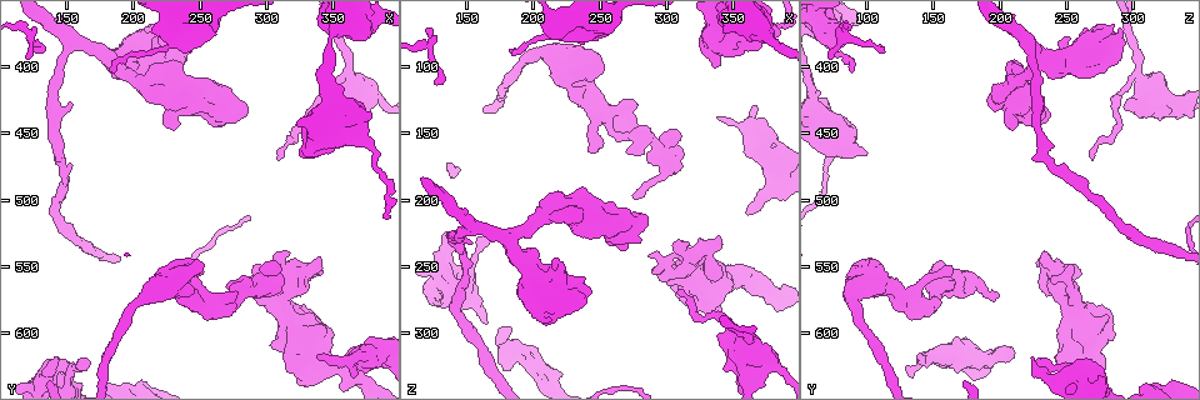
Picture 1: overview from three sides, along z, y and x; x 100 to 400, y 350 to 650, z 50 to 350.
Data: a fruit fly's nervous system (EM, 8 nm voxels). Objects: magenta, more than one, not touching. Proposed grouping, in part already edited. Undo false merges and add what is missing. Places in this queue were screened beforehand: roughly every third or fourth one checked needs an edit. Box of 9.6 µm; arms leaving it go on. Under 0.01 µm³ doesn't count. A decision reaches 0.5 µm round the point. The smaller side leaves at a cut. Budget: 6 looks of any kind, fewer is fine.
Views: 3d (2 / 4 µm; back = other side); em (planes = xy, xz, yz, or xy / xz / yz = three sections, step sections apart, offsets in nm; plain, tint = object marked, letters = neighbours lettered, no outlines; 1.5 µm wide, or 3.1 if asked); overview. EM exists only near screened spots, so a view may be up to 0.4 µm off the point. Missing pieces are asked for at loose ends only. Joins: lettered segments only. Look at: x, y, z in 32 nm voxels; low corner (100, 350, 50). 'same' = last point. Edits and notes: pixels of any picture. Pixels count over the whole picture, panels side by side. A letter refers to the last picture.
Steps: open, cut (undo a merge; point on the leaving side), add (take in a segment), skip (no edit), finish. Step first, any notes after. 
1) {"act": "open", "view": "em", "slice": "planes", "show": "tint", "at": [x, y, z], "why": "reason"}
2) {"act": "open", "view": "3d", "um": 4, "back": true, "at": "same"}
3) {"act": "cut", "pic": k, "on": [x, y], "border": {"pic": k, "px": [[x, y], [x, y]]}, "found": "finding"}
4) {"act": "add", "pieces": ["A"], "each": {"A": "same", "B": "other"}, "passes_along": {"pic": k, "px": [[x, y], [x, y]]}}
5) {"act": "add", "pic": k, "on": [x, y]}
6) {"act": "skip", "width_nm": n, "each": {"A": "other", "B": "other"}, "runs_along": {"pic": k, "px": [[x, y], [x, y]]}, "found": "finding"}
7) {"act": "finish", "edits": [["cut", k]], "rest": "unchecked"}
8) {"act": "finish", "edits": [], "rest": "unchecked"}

{"act": "open", "view": "em", "slice": "planes", "show": "letters", "at": [300, 560, 166], "why": "abrupt turn"}

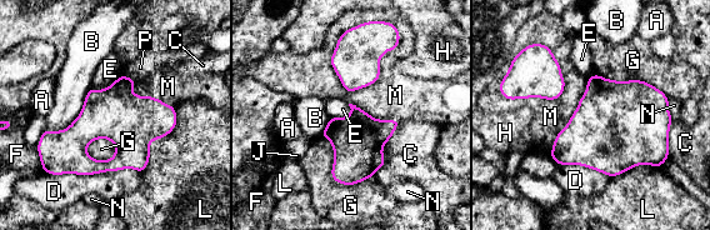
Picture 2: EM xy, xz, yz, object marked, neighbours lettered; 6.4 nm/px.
{"act": "skip", "width_nm": 360, "each": {"A": "other", "B": "other", "C": "other", "D": "other", "E": "other", "F": "other", "G": "other", "H": "other", "J": "other", "L": "other", "M": "other", "N": "other", "P": "other"}, "border": {"pic": 2, "px": [[335, 43], [346, 91], [379, 79]]}, "found": "continuous, no second neuron"}

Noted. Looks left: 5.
{"act": "open", "view": "em", "slice": "planes", "show": "letters", "at": [284, 560, 242], "why": "an open end"}

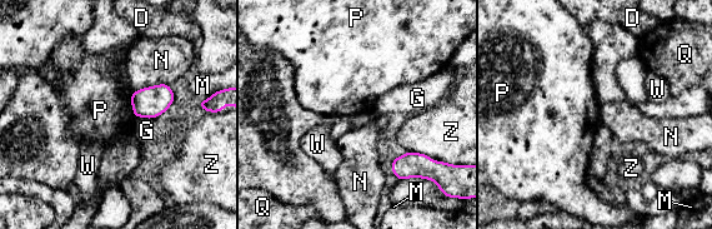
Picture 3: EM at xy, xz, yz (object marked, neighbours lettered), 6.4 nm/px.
{"act": "skip", "width_nm": 140, "longest_contact_nm": ["N", 240], "each": {"D": "other", "G": "other", "M": "other", "N": "other", "P": "other", "Q": "other", "W": "other", "Z": "other"}, "found": "none of them fits"}

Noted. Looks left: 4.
{"act": "open", "view": "em", "slice": "planes", "show": "tint", "at": [382, 614, 172], "why": "calibre changes"}

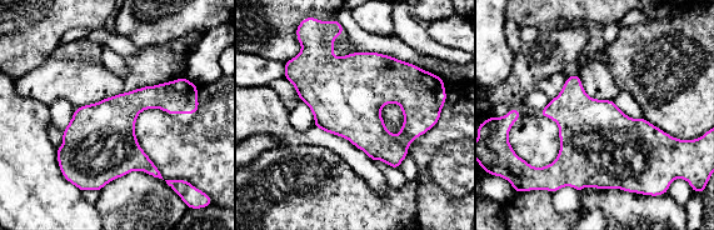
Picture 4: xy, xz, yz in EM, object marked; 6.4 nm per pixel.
{"act": "open", "view": "em", "slice": "planes", "show": "letters", "at": "same"}

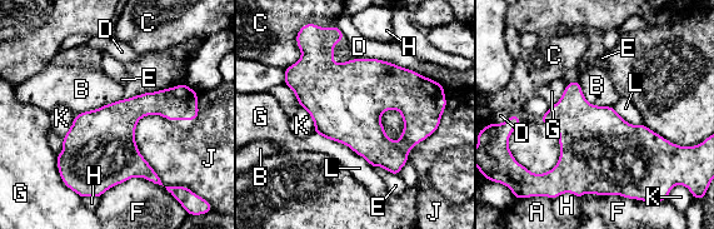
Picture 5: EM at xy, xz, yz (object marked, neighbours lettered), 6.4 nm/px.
{"act": "skip", "each": {"A": "other", "B": "other", "C": "other", "D": "other", "E": "other", "F": "other", "G": "other", "H": "other", "J": "other", "K": "other", "L": "other"}, "border": {"pic": 5, "px": [[141, 117], [139, 153], [186, 187]]}, "found": "continuous, no second neuron"}

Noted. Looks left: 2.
{"act": "finish", "edits": [], "rest": "unchecked"}

